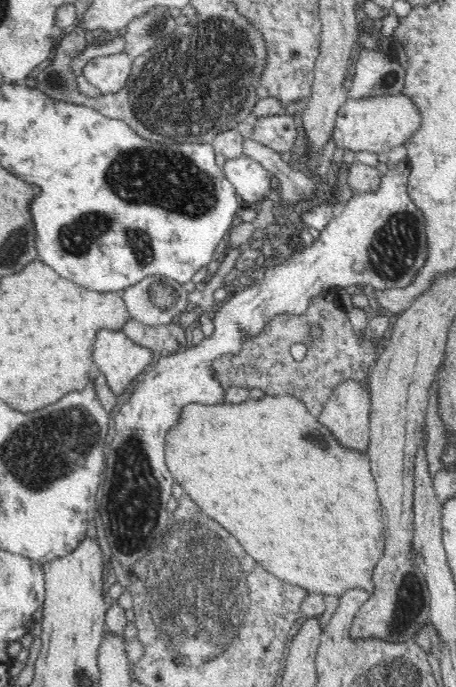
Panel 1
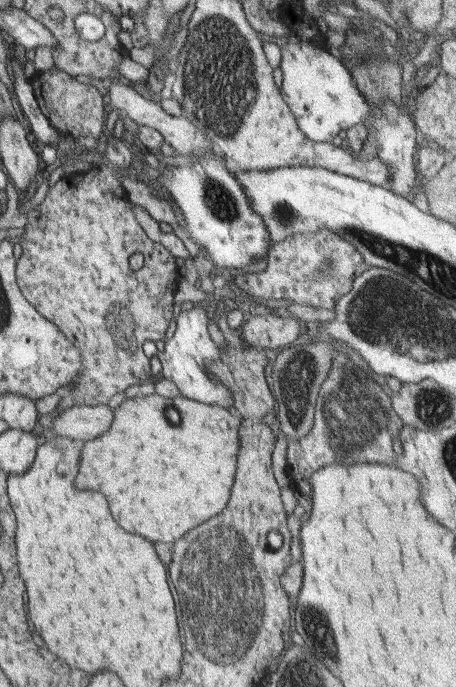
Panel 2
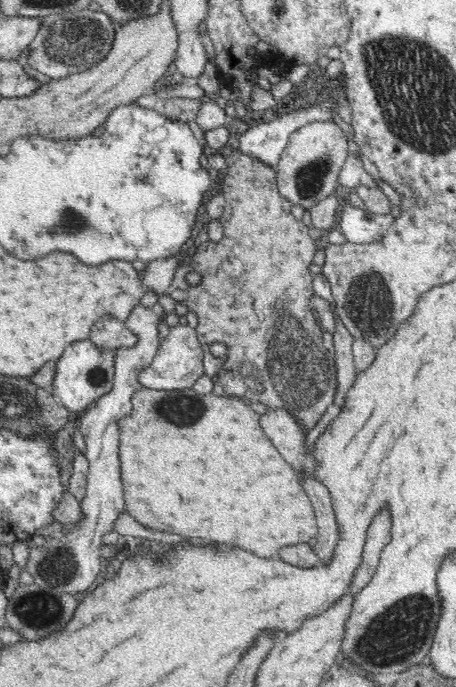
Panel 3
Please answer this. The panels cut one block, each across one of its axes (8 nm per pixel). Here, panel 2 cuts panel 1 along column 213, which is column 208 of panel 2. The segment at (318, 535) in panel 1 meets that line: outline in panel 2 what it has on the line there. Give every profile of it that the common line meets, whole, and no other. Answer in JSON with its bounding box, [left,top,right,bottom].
[74,393,242,542]

